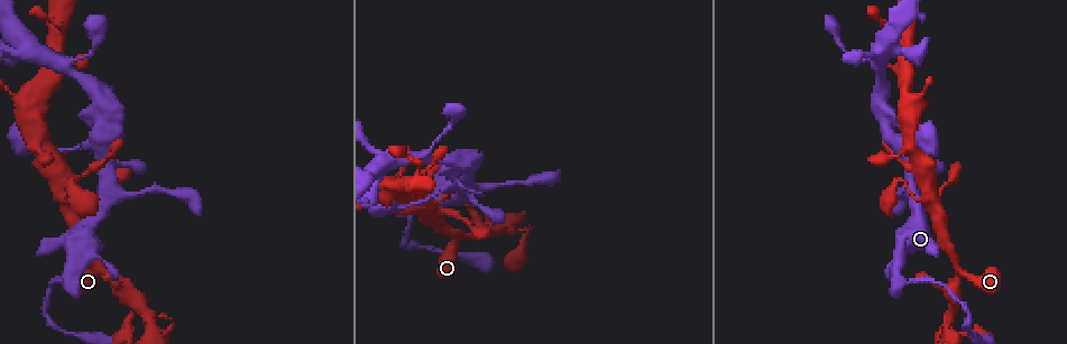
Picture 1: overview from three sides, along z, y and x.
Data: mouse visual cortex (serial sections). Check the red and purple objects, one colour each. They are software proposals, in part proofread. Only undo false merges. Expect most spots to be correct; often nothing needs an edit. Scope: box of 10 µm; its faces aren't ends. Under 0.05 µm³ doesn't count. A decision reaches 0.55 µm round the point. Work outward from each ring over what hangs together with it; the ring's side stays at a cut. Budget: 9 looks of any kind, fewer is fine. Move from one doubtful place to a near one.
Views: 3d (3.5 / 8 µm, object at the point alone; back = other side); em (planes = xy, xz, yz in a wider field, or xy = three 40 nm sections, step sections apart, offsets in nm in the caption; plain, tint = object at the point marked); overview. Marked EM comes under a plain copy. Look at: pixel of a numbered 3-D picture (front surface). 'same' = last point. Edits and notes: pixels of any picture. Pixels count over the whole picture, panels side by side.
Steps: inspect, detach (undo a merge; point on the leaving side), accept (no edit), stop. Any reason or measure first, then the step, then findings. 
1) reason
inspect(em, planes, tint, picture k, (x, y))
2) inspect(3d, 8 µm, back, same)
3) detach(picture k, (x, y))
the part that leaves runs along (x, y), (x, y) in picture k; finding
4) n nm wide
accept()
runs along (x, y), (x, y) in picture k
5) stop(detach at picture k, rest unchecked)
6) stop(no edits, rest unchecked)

sharp bend
inspect(3d, 3.5 µm, picture 1, (898, 275))

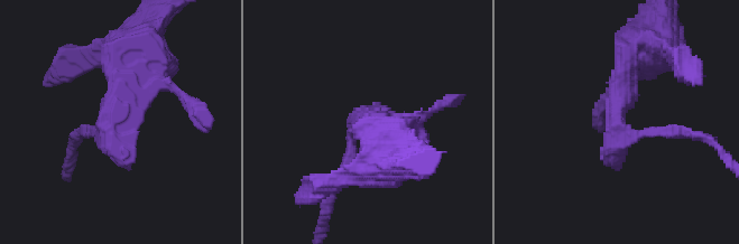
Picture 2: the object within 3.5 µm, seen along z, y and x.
shape alone is not enough
inspect(em, xy, step 5, tint, picture 2, (115, 119))

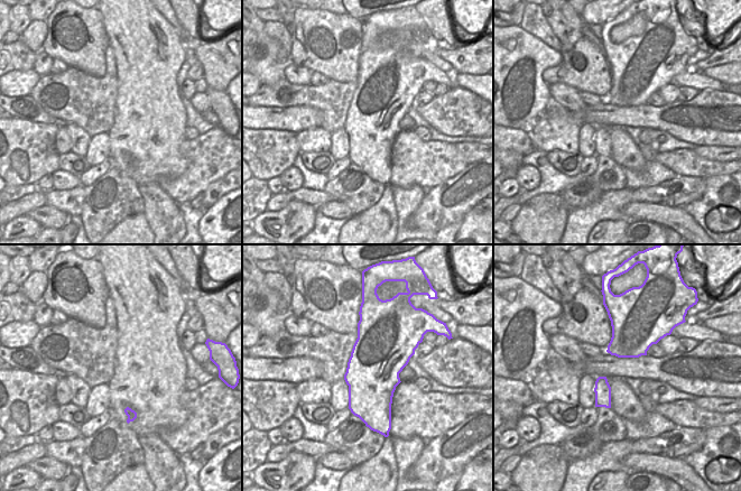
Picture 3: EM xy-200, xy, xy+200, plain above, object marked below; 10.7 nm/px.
accept()
runs along (147, 59), (110, 131), (92, 131) in picture 2; all the same cell

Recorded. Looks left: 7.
a narrow waist
inspect(3d, 3.5 µm, picture 1, (905, 185))

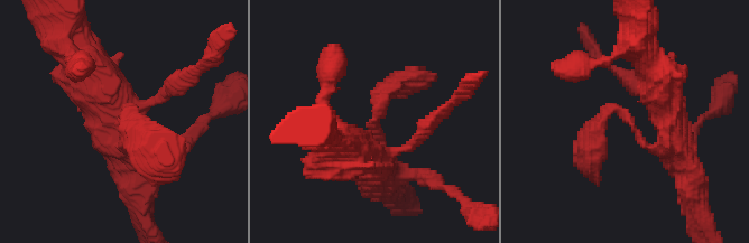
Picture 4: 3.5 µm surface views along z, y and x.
arms of 300, 350 nm; need the tissue
inspect(em, xy, step 1, tint, picture 4, (374, 121))

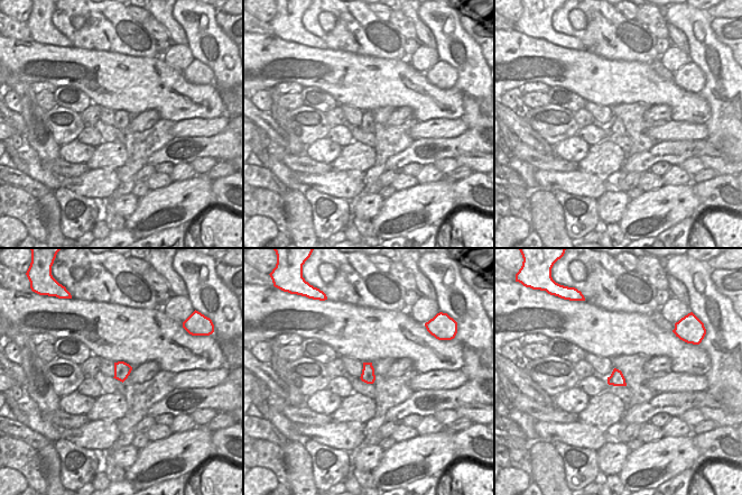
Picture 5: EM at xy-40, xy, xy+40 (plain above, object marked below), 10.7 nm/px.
accept()
runs along (382, 177), (379, 94), (407, 83) in picture 4; continuous, no second cell

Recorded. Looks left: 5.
arms part here
inspect(3d, 3.5 µm, picture 1, (882, 121))

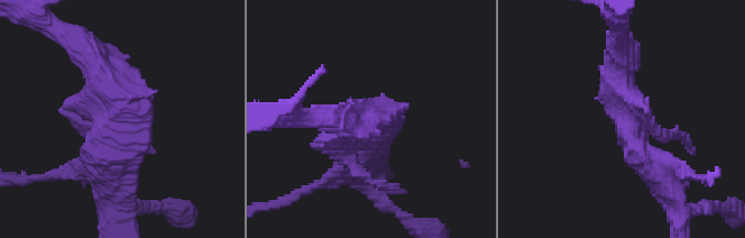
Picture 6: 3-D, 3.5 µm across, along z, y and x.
inspect(em, planes, tint, picture 6, (626, 120))

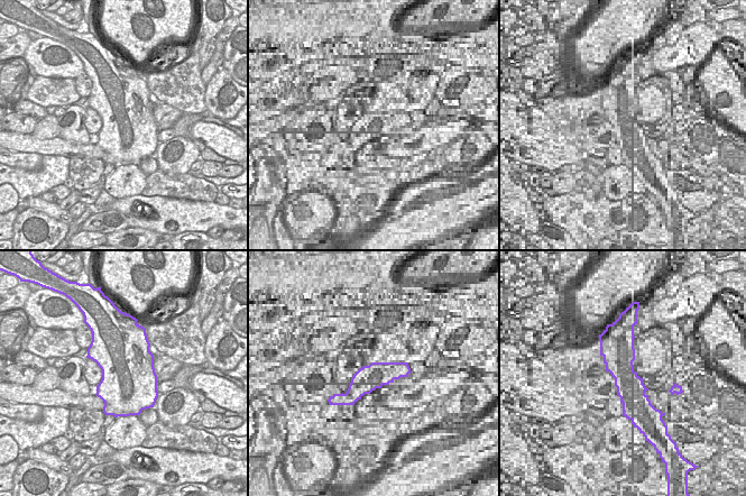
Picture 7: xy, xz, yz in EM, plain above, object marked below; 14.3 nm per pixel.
accept()
runs along (662, 184), (619, 108), (622, 53) in picture 6; one cell here

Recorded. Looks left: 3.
inspect(3d, 8 µm, picture 1, (454, 123))

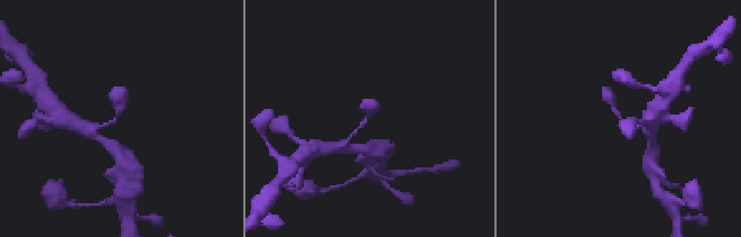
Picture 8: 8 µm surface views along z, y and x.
zoom in
inspect(3d, 3.5 µm, same)

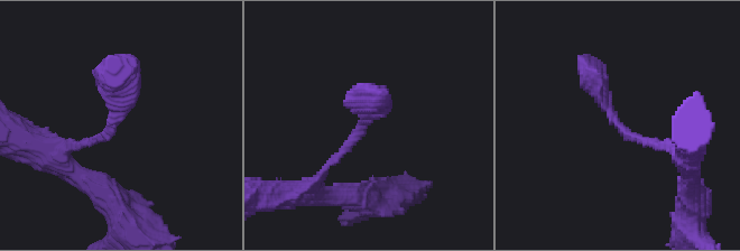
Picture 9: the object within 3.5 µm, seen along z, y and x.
arms of 150, 350 nm; now the EM
inspect(em, xy, step 3, tint, picture 9, (112, 119))

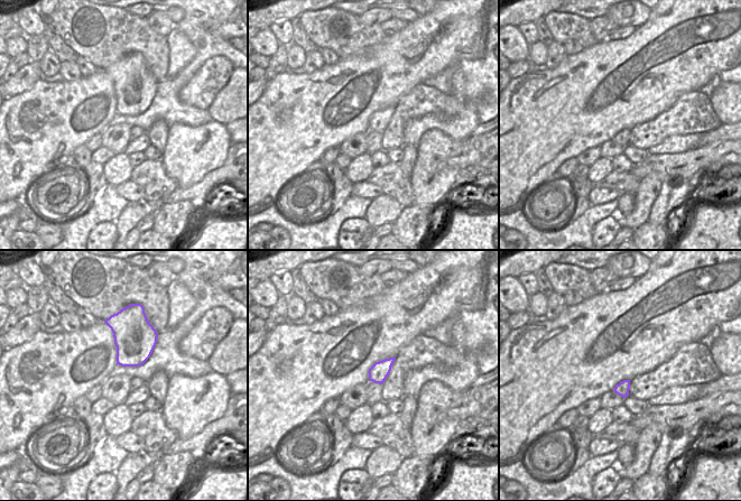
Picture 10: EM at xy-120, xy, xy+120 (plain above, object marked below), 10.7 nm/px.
accept()
runs along (667, 148), (627, 135), (581, 58) in picture 9; continuous, no second cell

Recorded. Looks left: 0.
stop(no edits, rest unchecked)

